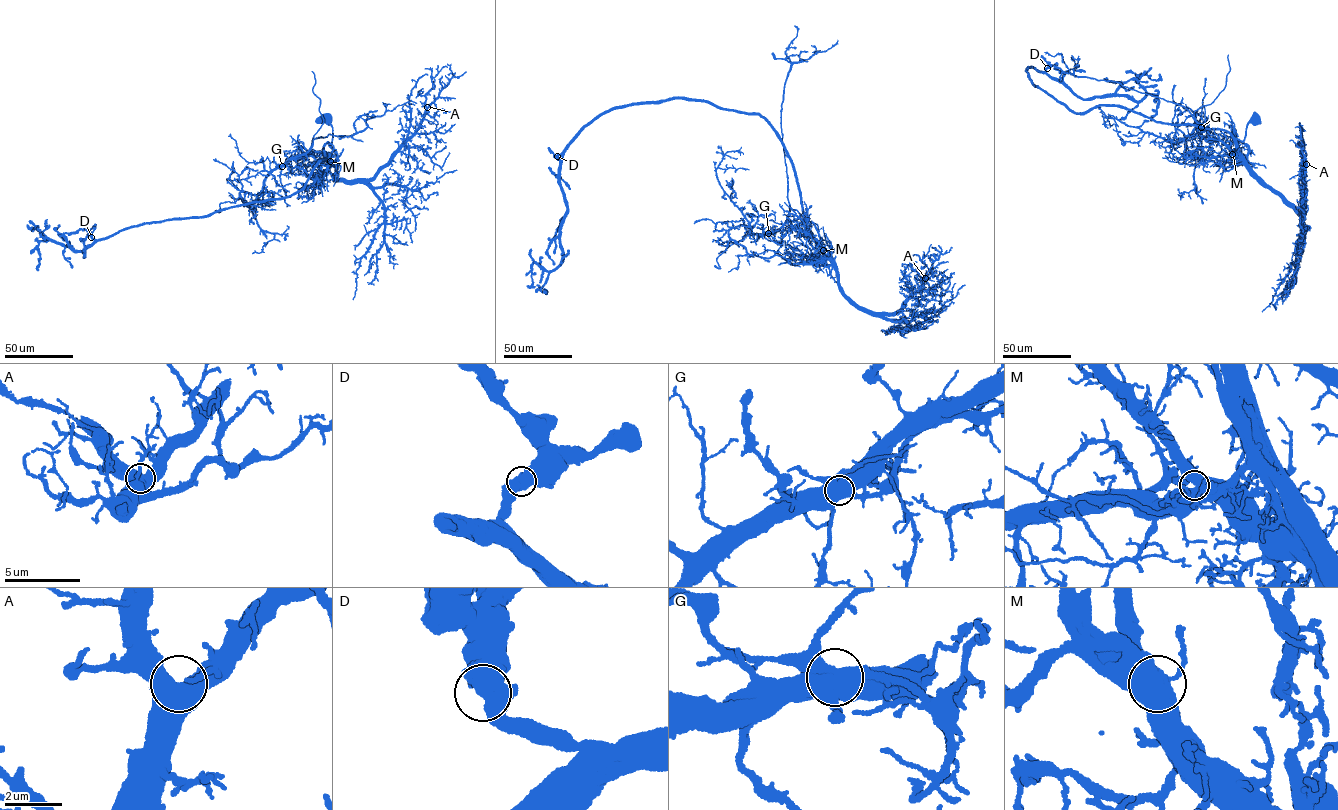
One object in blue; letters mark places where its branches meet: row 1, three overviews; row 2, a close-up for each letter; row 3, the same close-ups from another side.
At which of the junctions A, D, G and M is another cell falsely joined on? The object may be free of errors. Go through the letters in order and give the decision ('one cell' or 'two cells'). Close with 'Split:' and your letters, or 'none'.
A: one cell
D: one cell
G: two cells
M: one cell
Split: G

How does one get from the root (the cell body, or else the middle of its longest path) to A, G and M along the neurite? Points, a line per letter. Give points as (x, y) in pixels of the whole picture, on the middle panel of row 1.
A: (817, 256), (823, 254), (819, 247), (826, 250), (839, 288), (874, 312), (900, 309), (925, 278)
G: (817, 256), (821, 251), (823, 254), (820, 247), (830, 258), (822, 250), (812, 223), (805, 229), (769, 233)
M: (817, 256), (821, 251), (823, 254), (820, 247), (830, 258), (823, 250)

